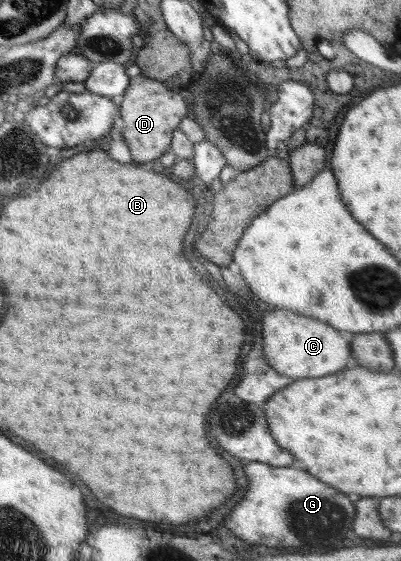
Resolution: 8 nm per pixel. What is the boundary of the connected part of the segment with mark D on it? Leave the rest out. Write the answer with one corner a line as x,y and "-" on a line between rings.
143,76
130,79
122,94
120,115
123,120
123,138
131,149
133,162
151,162
169,151
171,138
183,118
190,115
190,106
185,92
175,91
155,78

